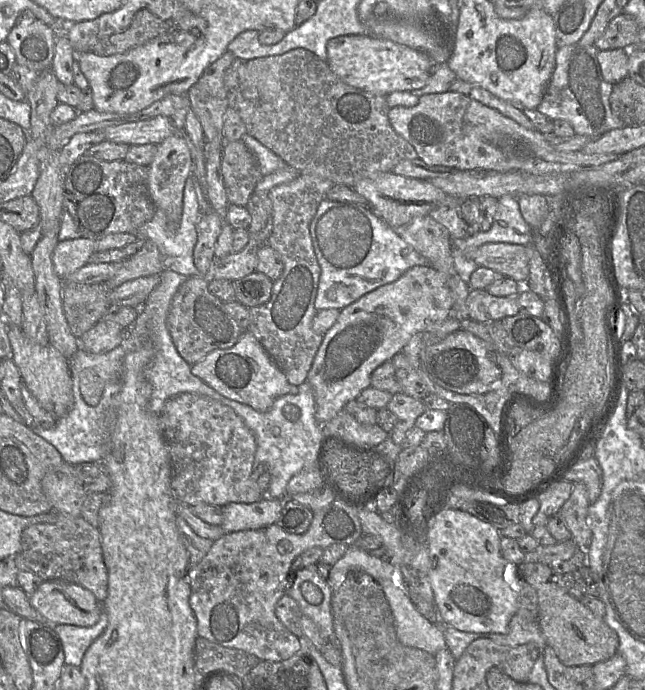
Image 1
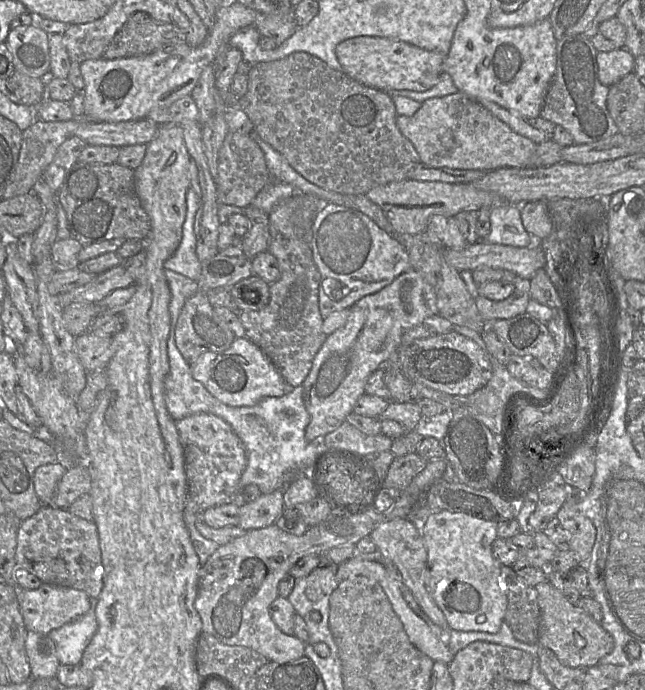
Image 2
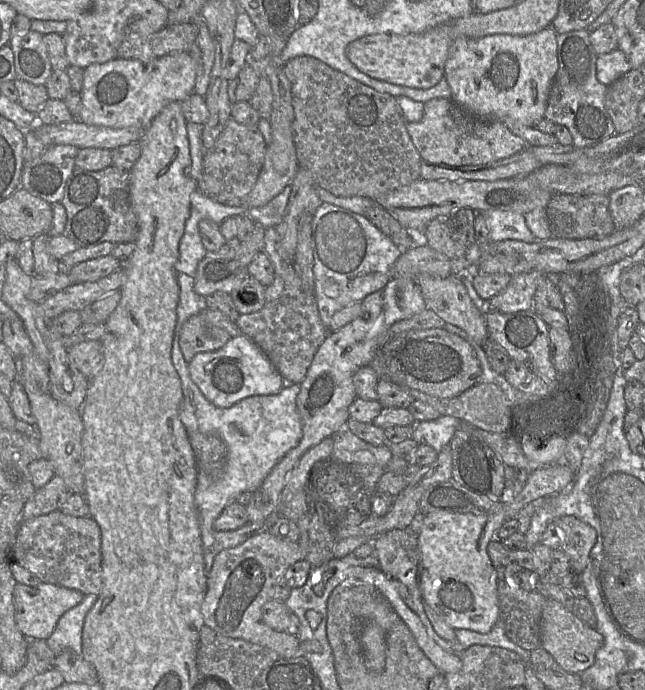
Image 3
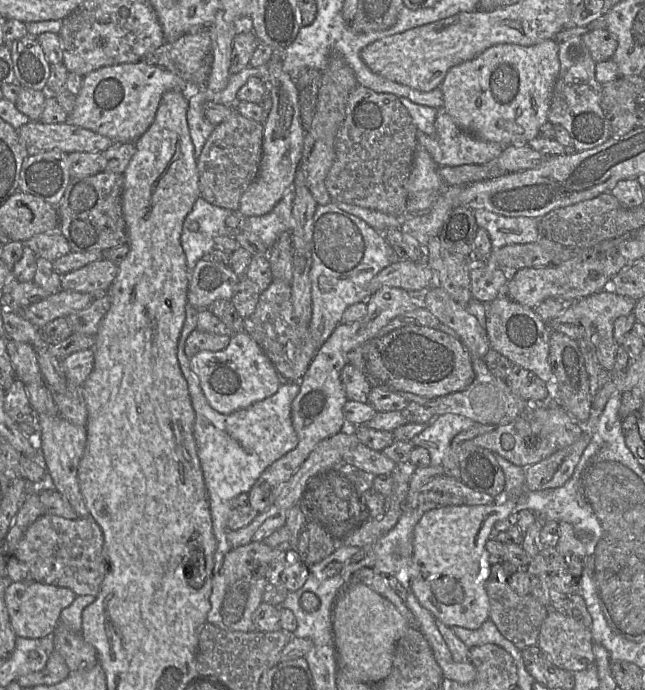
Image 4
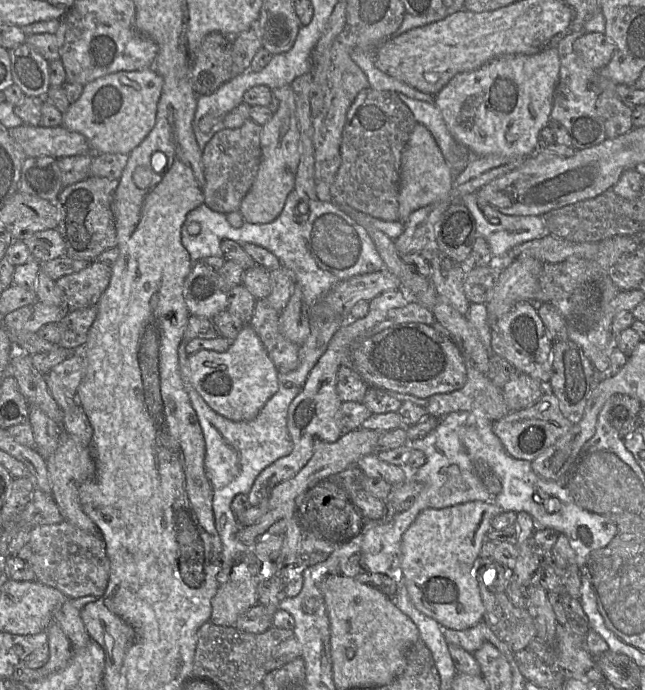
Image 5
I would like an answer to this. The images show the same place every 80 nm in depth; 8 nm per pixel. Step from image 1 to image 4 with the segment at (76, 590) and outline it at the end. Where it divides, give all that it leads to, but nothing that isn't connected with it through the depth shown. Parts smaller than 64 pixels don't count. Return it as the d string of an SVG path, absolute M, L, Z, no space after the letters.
M11 582L5 591L5 604L10 623L18 637L38 639L52 636L64 609L76 599L69 588L33 582Z

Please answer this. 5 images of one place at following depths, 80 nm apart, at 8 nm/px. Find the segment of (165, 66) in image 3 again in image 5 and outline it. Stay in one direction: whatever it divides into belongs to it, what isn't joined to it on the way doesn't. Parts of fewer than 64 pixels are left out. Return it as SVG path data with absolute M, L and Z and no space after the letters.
M154 68L120 71L98 78L84 85L81 96L63 114L62 126L82 134L93 155L129 155L156 123L162 88L163 78Z

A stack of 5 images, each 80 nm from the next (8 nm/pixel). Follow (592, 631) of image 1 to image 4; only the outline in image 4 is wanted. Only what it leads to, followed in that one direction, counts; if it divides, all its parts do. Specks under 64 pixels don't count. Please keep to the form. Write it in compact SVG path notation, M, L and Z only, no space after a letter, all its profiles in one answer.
M548 609L537 646L557 667L568 672L590 668L595 663L593 643L590 628L565 614Z

